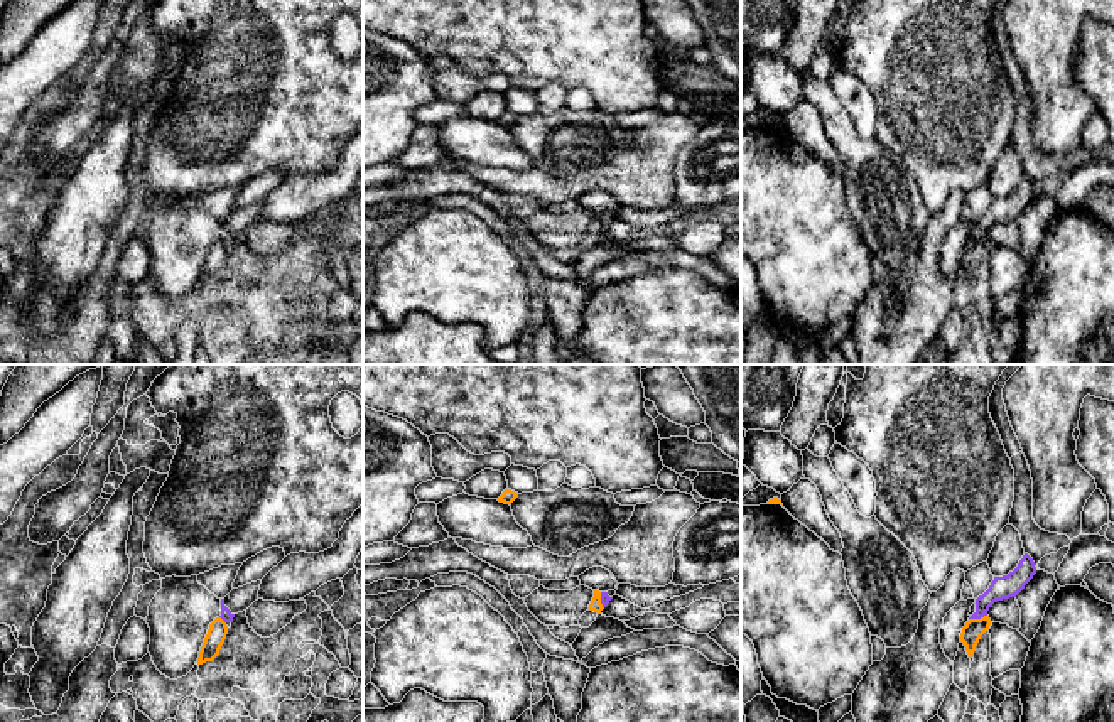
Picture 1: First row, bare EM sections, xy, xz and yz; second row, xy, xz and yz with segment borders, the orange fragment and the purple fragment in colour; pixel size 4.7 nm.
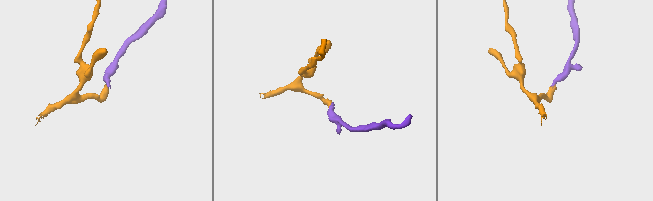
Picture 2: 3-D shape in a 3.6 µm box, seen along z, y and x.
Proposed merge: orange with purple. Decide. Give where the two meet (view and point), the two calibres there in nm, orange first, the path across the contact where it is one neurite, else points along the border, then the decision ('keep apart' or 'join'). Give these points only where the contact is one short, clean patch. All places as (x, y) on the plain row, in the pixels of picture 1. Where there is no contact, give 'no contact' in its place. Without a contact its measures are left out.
meets orange in yz at (978, 242); 100 nm thick on the orange side, 110 nm on the other; border along yz (986, 237), (969, 242); keep apart

